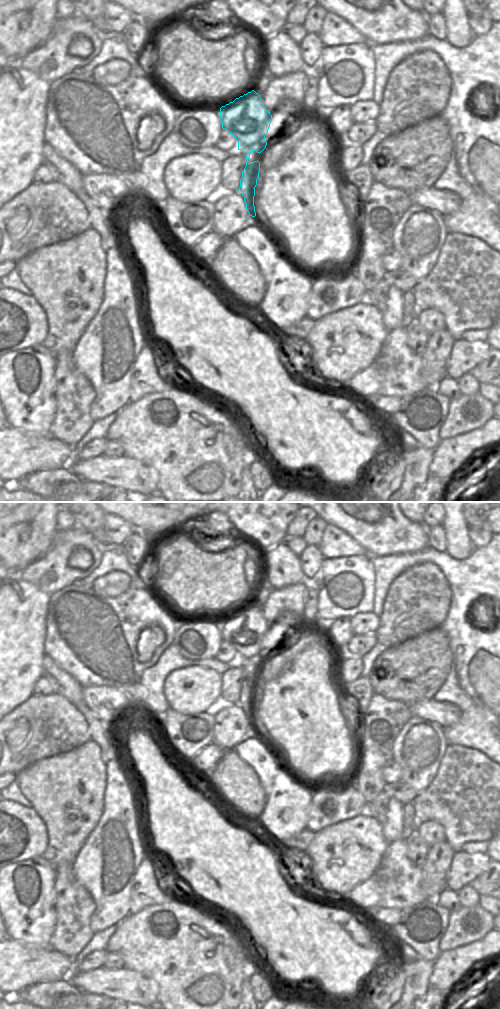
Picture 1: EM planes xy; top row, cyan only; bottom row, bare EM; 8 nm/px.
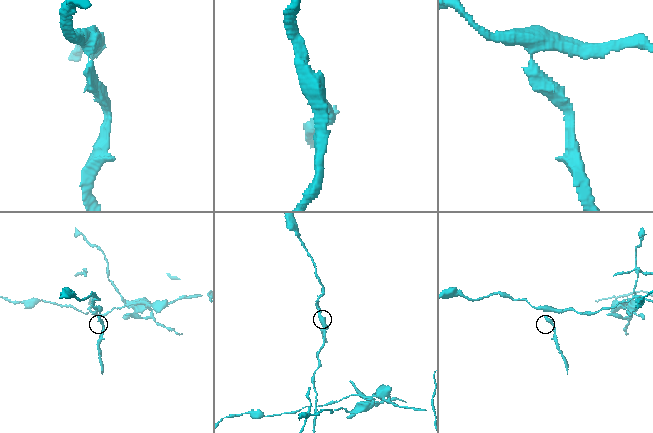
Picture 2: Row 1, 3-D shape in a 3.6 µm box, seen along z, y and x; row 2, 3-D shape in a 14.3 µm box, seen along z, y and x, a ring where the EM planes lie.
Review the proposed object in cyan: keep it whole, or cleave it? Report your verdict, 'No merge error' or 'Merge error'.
Merge error

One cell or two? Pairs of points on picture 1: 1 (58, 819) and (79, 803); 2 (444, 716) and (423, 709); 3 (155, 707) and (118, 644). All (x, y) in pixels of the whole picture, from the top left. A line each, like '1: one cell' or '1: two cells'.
1: one cell
2: one cell
3: two cells

